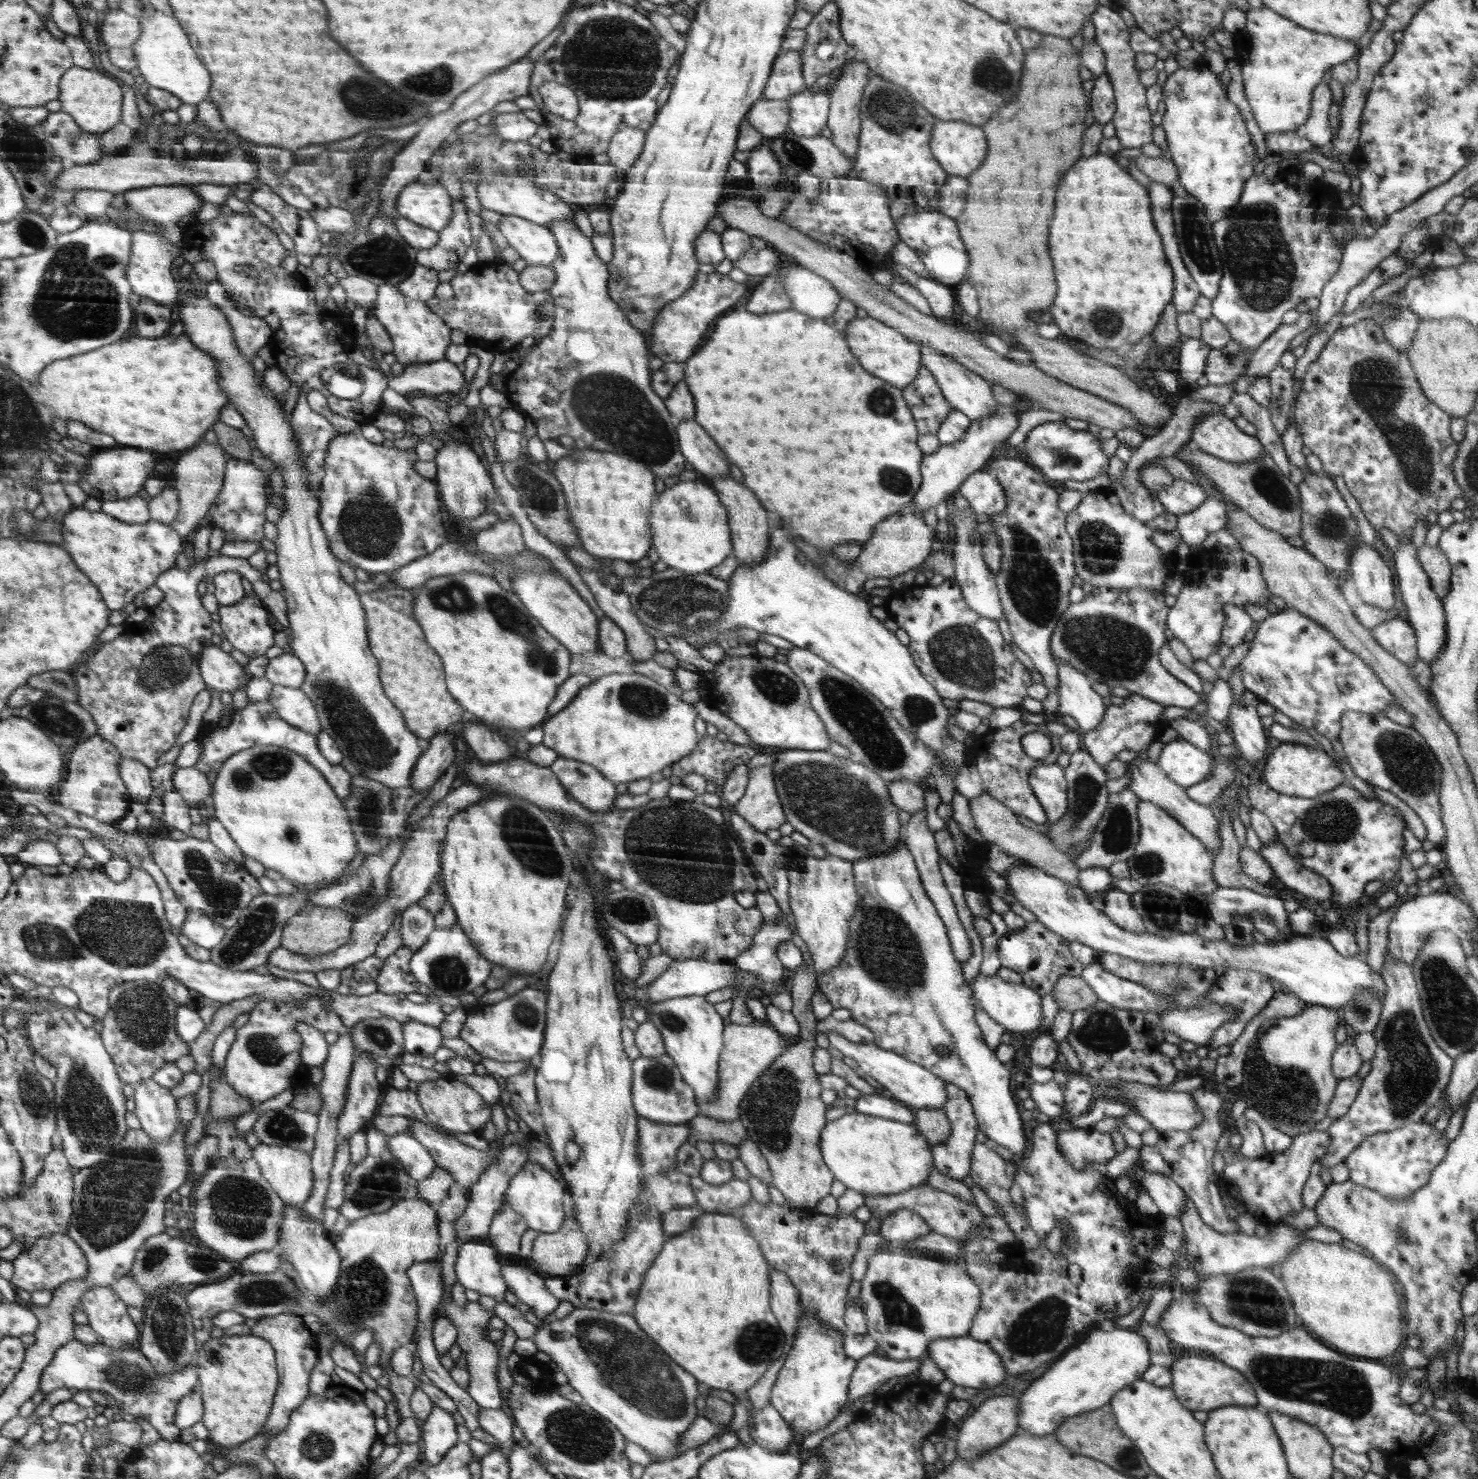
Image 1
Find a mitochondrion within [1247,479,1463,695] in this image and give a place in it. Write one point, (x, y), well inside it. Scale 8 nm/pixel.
(1330, 527)

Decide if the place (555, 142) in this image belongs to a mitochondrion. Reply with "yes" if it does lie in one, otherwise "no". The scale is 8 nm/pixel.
no

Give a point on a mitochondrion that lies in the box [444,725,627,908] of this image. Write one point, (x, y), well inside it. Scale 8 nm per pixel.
(523, 835)

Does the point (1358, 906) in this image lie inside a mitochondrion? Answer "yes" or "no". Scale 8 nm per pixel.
no

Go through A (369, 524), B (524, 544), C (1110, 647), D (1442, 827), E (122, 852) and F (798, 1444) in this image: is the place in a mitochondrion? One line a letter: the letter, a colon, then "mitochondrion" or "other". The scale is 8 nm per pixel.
A: mitochondrion
B: other
C: mitochondrion
D: other
E: other
F: other

